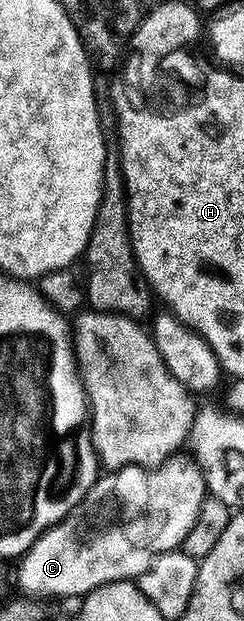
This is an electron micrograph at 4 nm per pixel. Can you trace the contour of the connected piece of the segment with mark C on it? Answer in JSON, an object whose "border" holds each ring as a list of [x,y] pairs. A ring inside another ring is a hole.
{"border":[[[172,458],[166,460],[158,468],[125,466],[124,468],[117,468],[100,475],[96,479],[94,486],[85,494],[83,501],[64,520],[59,520],[53,527],[45,529],[33,542],[31,549],[23,553],[21,559],[18,561],[18,564],[20,563],[19,588],[24,592],[22,595],[27,598],[39,598],[35,596],[76,596],[76,598],[82,598],[88,592],[97,590],[97,586],[105,586],[109,582],[117,582],[118,580],[134,581],[142,572],[149,570],[151,563],[161,554],[176,551],[182,545],[185,534],[189,534],[190,528],[193,527],[193,522],[197,522],[197,514],[201,510],[201,502],[208,495],[207,484],[203,480],[203,472],[200,470],[198,464],[195,463],[194,459],[179,459]]]}

